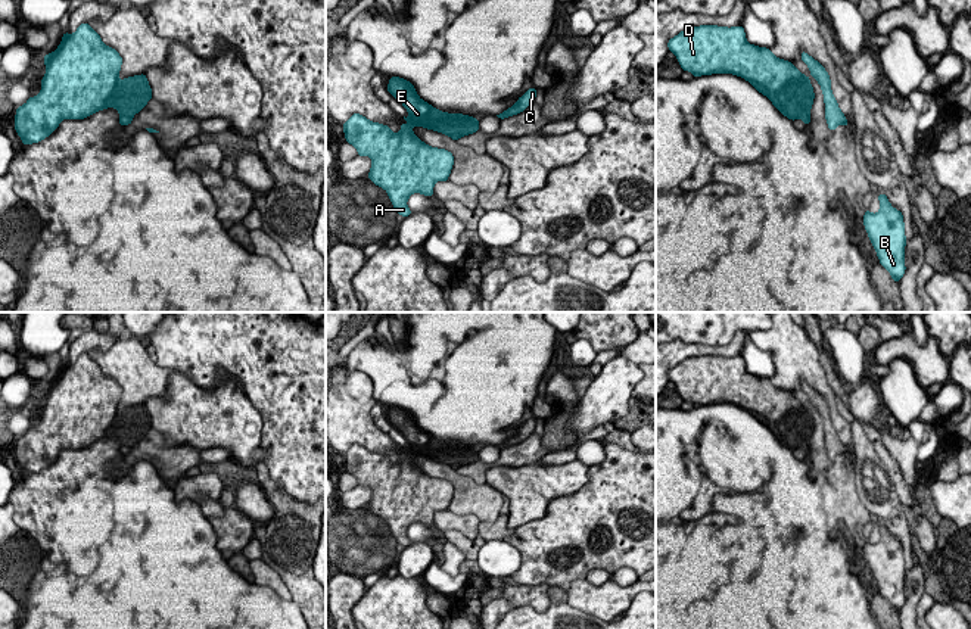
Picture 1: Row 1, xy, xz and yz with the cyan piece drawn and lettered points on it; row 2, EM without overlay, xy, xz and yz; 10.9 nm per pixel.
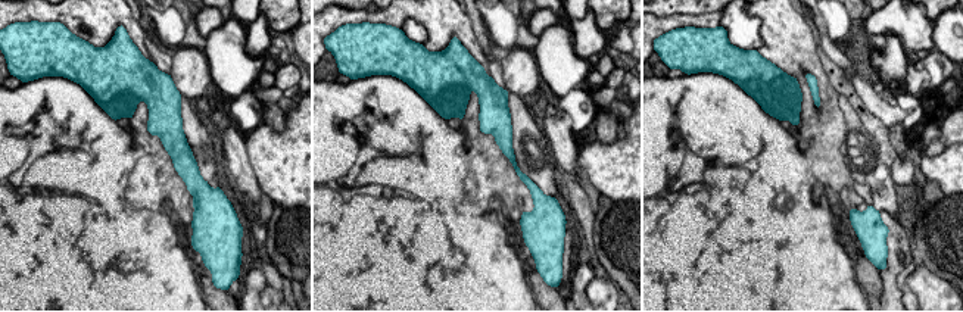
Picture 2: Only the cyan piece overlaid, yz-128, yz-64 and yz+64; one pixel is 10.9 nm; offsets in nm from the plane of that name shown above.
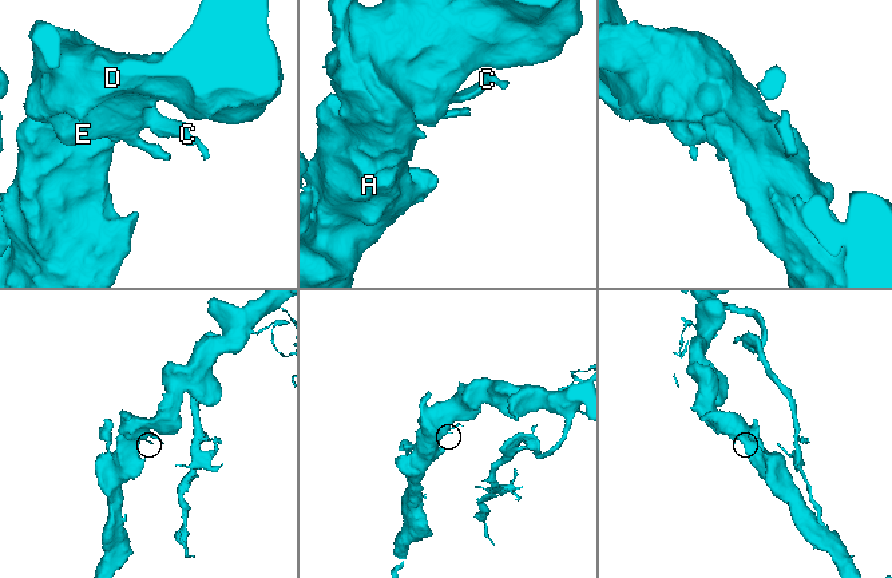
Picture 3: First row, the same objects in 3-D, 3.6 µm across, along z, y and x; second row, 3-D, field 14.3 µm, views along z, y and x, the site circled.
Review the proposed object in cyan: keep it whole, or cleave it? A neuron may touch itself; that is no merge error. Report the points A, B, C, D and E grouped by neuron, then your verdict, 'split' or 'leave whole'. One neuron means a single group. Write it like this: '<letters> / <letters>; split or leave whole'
A B C D E; leave whole

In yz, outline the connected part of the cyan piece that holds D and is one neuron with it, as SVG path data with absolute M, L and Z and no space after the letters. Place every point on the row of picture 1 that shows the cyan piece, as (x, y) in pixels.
M690 27L670 38L667 47L682 69L694 77L738 75L765 94L784 116L810 124L815 94L809 77L793 62L774 56L771 49L750 44L743 27Z

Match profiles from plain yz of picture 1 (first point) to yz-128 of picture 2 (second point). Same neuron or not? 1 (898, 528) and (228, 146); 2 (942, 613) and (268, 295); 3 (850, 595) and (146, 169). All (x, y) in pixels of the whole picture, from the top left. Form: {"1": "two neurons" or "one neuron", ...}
{"1": "two neurons", "2": "one neuron", "3": "two neurons"}

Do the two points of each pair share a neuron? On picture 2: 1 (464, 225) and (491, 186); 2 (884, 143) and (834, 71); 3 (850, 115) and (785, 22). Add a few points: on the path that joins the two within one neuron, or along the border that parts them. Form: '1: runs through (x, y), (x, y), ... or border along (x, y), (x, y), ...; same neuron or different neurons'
1: border along (468, 171), (476, 184), (473, 200), (491, 211); different neurons
2: runs through (873, 125), (845, 89); same neuron
3: border along (838, 94), (838, 108), (844, 118), (845, 131); different neurons

